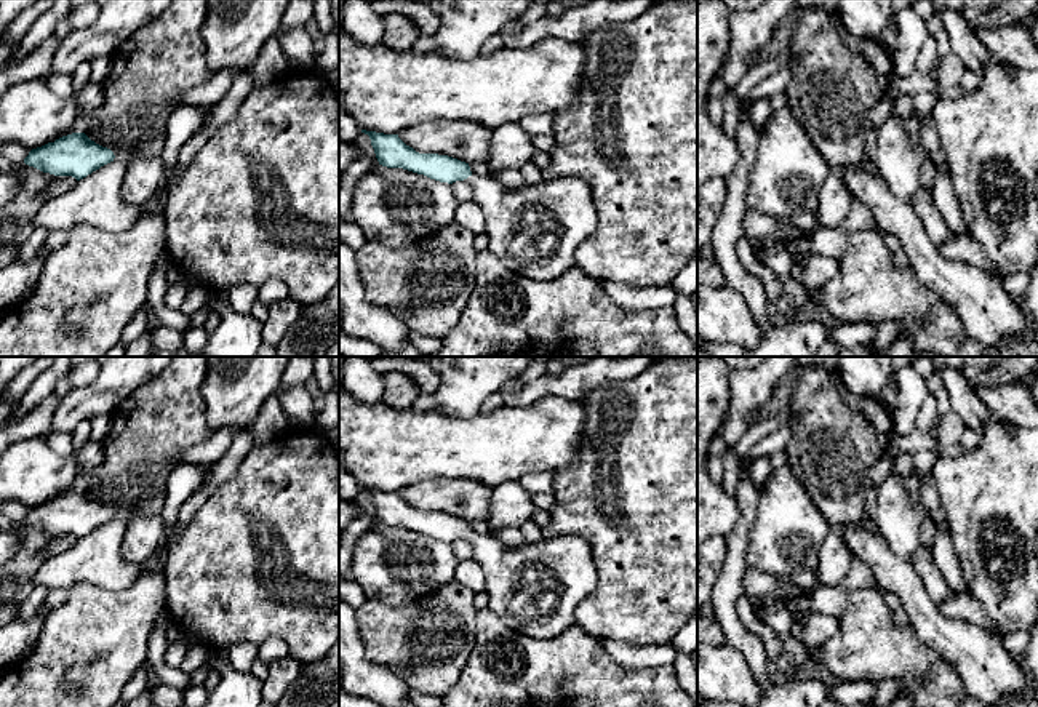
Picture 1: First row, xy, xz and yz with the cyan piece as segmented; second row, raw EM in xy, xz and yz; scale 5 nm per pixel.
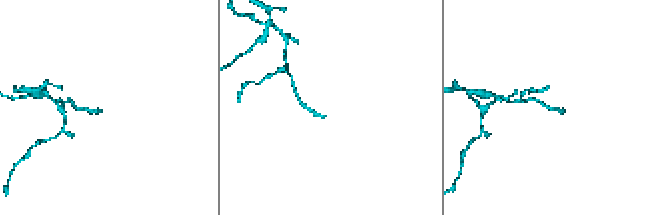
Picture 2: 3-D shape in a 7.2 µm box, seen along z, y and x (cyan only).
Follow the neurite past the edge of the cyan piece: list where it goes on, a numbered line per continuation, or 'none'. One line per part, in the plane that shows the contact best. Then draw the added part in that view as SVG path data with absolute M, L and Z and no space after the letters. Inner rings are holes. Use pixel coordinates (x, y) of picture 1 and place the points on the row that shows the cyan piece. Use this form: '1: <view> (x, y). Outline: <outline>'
1: xz (534, 231). Outline: M494 176L464 179L481 208L489 250L507 269L549 282L574 267L576 250L595 232L592 187L581 178L557 178L505 189Z

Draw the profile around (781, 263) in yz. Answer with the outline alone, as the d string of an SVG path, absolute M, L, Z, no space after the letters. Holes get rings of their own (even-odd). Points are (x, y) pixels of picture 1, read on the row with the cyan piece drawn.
M787 250L771 254L763 264L782 280L800 280L793 275L793 259Z

